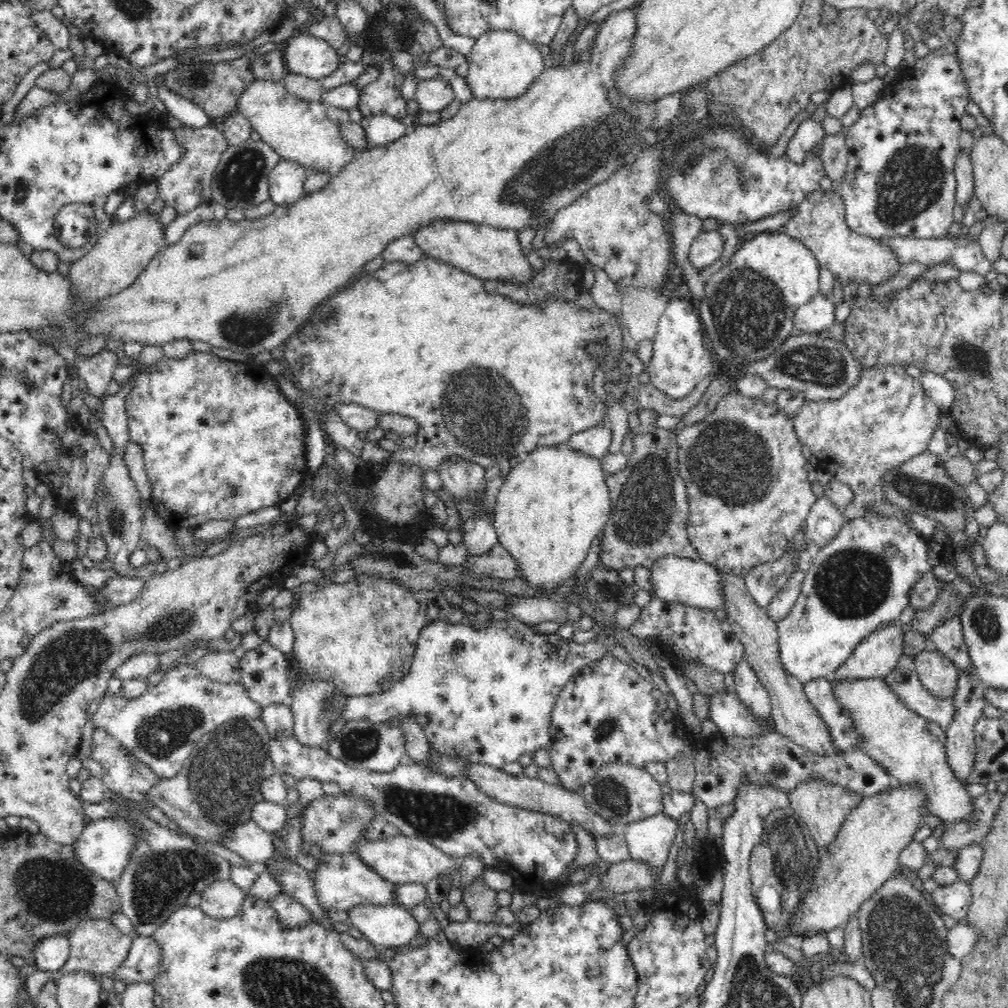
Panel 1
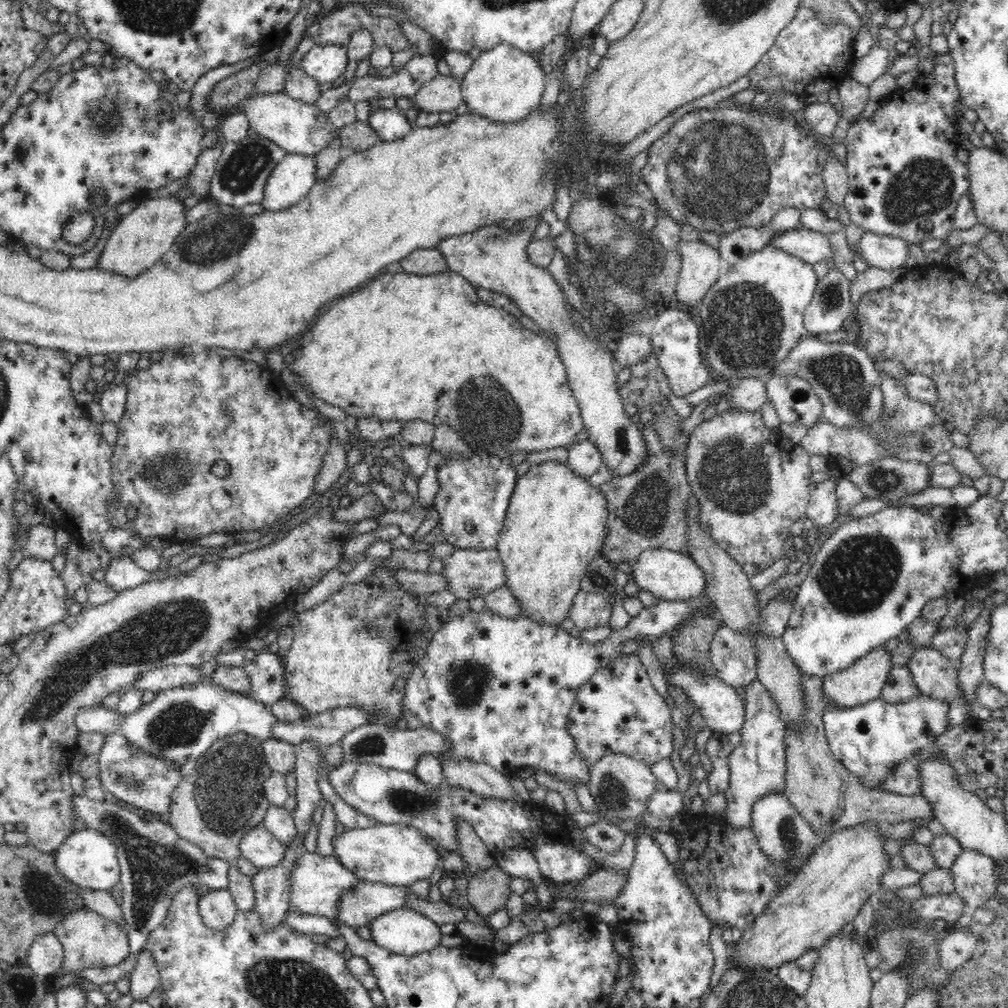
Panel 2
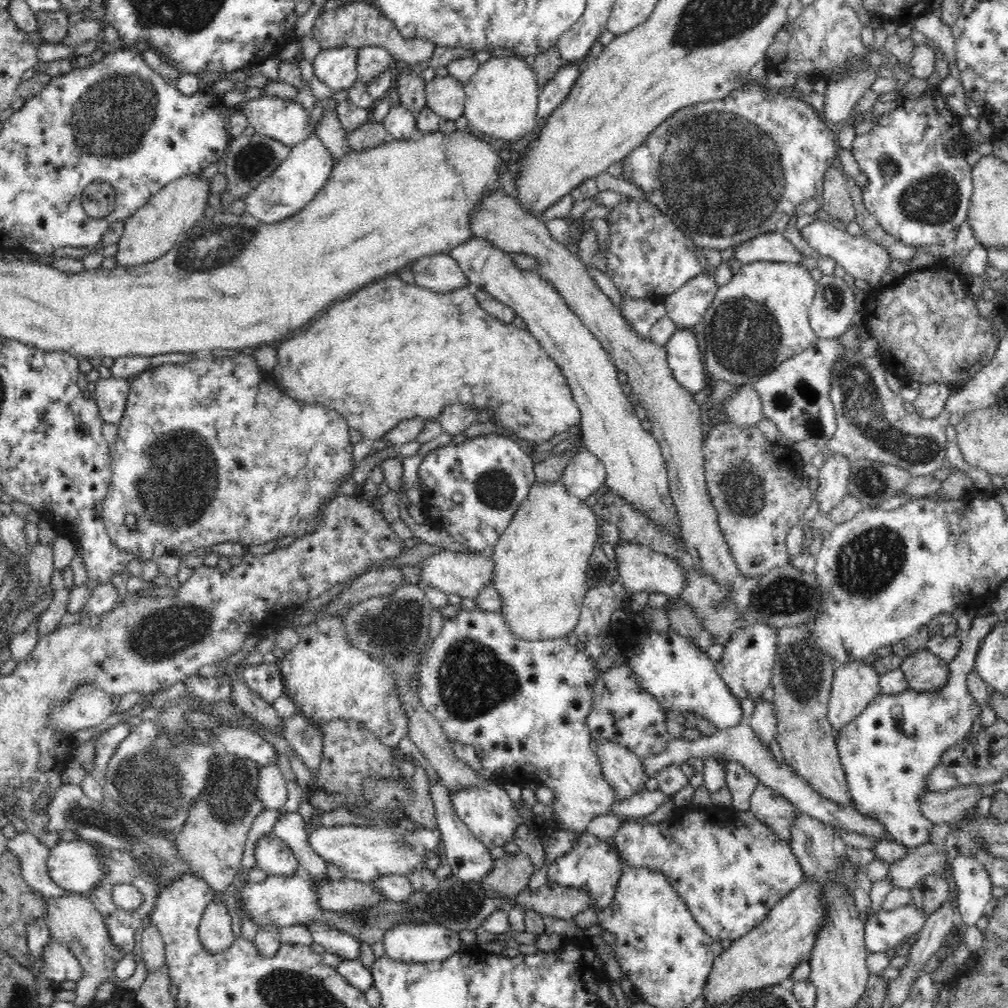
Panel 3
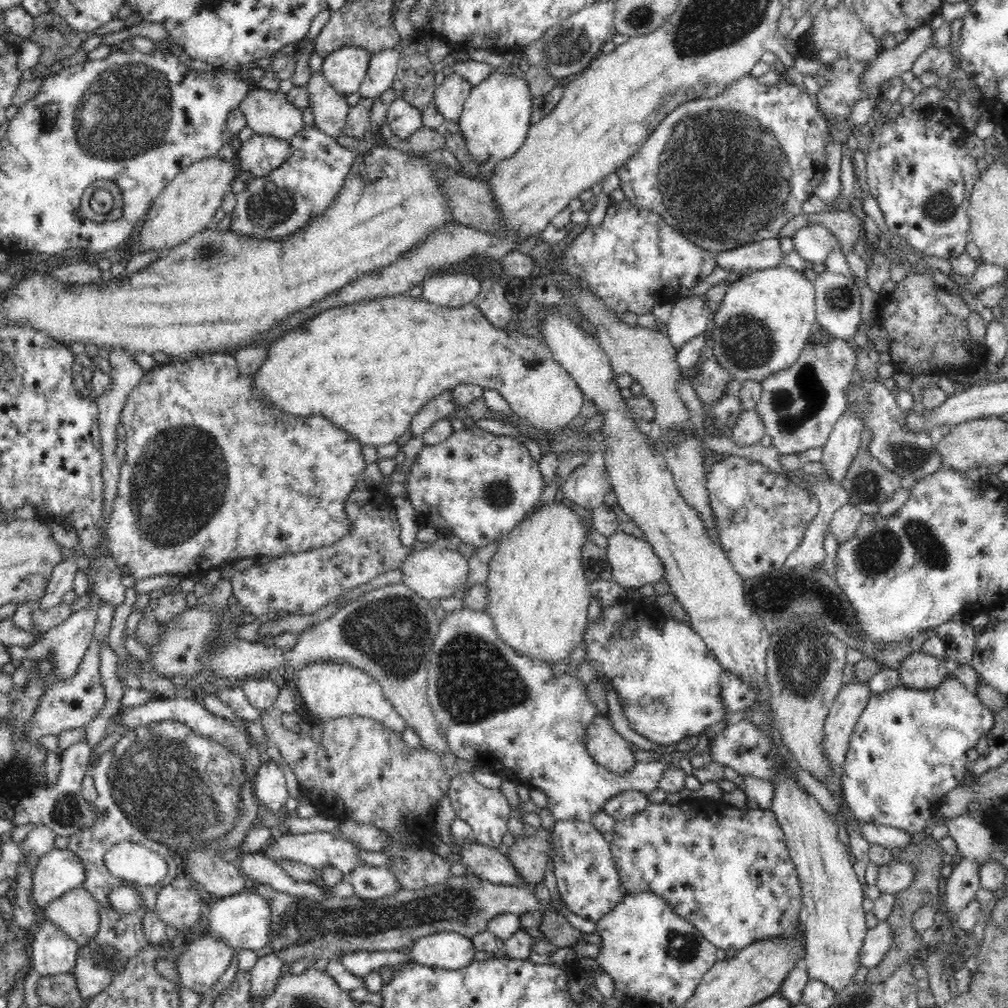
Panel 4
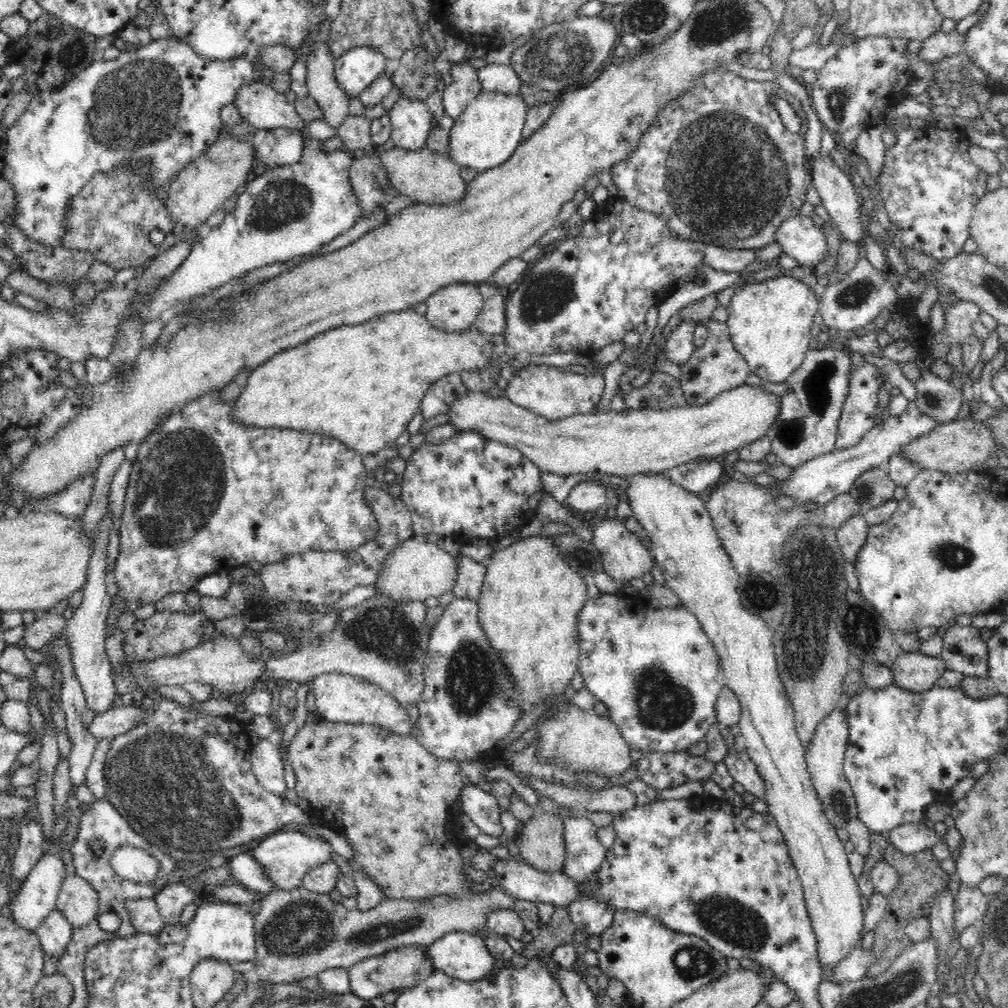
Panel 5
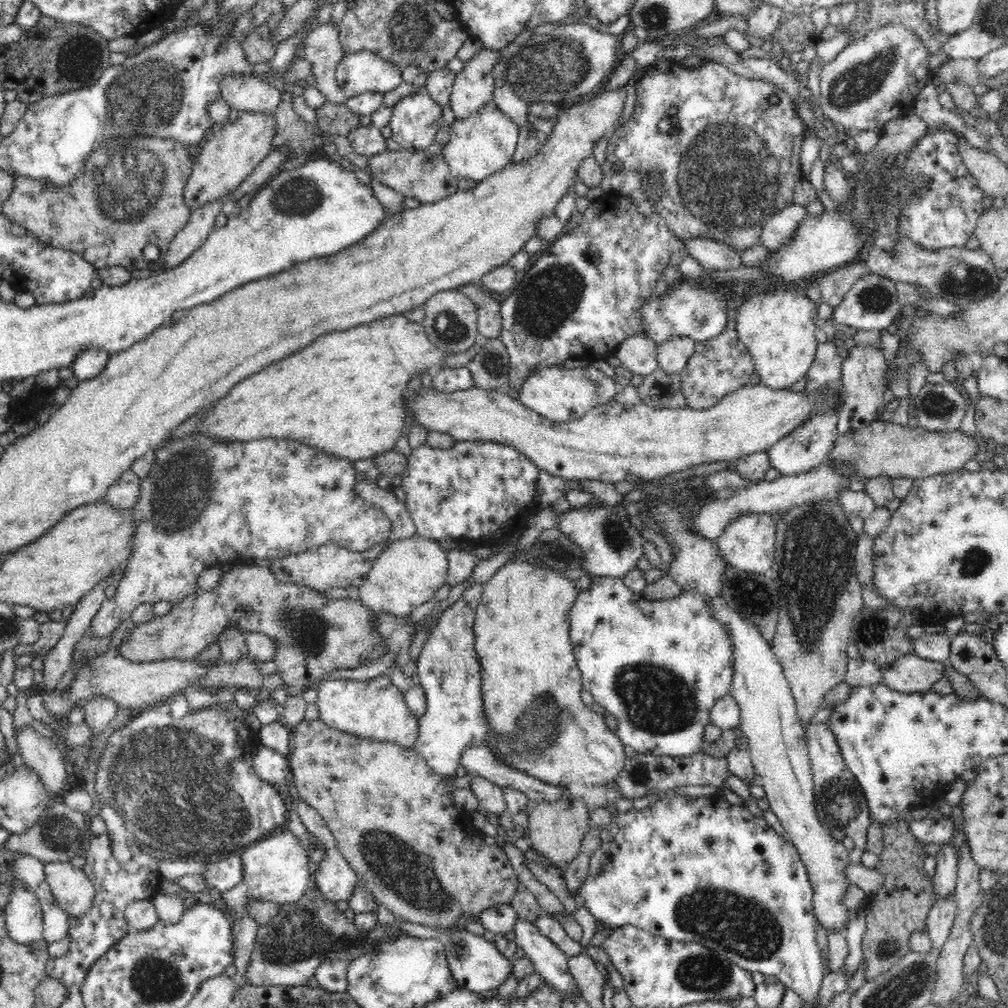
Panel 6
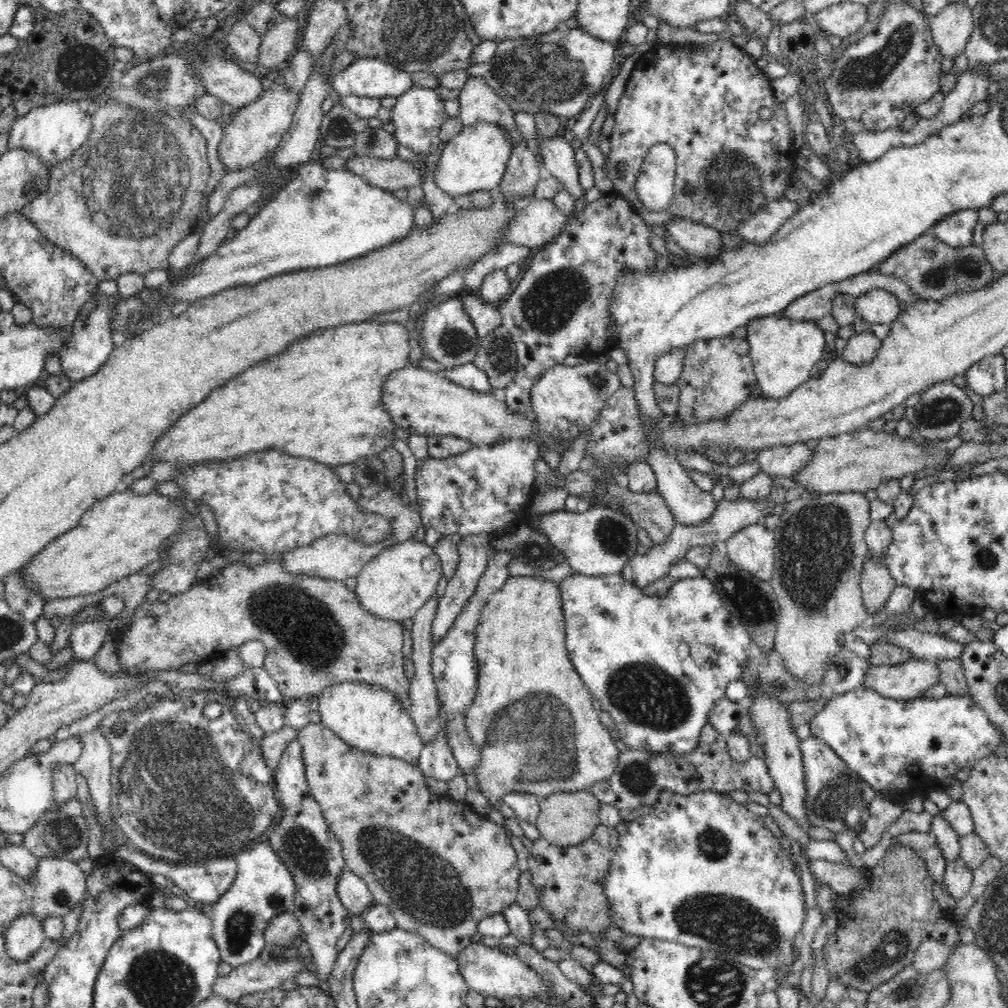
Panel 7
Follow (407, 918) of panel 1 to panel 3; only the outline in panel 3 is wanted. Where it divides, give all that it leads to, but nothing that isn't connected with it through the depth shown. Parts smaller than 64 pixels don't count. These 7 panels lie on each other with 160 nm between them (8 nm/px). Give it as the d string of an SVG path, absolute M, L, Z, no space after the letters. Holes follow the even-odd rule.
M400 923L383 936L387 955L395 961L445 961L460 950L458 933L438 923Z

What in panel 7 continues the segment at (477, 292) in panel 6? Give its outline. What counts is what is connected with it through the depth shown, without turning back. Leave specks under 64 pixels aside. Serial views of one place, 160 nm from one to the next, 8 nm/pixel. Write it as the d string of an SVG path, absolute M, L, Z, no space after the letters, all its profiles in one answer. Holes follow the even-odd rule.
M477 294L464 296L462 299L465 312L471 317L480 339L492 334L496 328L501 327L503 320L496 306L484 301Z

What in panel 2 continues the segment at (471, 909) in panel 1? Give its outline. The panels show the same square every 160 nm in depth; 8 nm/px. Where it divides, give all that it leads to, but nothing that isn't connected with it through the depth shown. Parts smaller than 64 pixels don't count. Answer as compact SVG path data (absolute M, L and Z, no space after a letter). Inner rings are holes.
M496 866L480 870L470 877L466 892L472 909L486 918L505 908L512 894L511 876Z

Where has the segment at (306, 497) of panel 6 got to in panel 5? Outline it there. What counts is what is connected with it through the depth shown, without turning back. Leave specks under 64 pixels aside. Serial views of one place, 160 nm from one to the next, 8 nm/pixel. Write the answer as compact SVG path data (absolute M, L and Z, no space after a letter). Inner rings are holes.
M210 389L206 394L189 400L185 405L176 407L174 412L160 422L160 426L150 433L140 444L137 457L132 462L128 486L126 487L123 513L119 526L119 551L113 574L118 585L118 597L126 601L122 612L133 612L146 603L158 602L171 592L194 590L196 583L206 574L223 571L229 573L251 561L264 565L283 562L289 557L306 551L346 551L359 547L373 539L377 533L377 520L372 509L365 503L363 492L367 472L362 463L363 455L344 445L340 439L320 433L305 432L286 428L261 428L245 426L233 418L232 402L220 399L220 389Z

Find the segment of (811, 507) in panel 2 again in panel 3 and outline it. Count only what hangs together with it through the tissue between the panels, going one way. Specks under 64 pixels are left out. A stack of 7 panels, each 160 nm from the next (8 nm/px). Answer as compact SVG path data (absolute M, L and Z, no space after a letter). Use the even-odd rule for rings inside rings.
M834 453L825 458L819 470L819 487L815 495L818 515L829 514L848 493L851 459L845 454Z

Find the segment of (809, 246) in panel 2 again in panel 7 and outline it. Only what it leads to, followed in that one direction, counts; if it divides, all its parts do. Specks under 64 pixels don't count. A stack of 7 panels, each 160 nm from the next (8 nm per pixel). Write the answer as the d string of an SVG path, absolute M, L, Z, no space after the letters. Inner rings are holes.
M674 218L665 228L676 244L696 260L710 260L724 247L721 233L701 222Z

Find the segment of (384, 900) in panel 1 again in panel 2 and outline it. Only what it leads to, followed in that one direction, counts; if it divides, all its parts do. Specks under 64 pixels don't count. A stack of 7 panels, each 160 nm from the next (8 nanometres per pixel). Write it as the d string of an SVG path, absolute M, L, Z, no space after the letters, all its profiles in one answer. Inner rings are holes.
M306 850L292 870L290 910L300 910L300 913L304 914L336 919L343 895L351 892L352 886L356 886L361 881L358 875L344 866L334 853L332 856L322 856Z

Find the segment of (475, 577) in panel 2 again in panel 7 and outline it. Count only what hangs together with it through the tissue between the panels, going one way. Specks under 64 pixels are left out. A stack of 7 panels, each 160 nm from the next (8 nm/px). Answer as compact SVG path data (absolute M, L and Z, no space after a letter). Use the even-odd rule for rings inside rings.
M410 539L384 549L368 562L358 573L355 593L370 614L401 623L430 600L442 577L443 567L436 551L426 541Z

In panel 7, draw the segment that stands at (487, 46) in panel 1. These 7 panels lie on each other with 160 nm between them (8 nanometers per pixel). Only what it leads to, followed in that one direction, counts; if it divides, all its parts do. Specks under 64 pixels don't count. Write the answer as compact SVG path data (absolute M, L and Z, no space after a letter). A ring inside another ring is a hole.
M482 121L470 126L464 125L462 130L450 139L450 142L442 146L434 174L435 182L440 190L447 192L453 198L460 194L478 192L478 190L492 192L498 189L504 178L512 149L512 141L508 139L508 131L504 127Z

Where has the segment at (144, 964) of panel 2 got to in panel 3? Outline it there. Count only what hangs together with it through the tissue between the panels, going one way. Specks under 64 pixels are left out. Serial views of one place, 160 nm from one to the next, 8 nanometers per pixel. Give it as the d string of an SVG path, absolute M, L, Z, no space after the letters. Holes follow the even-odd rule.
M147 922L139 933L139 953L148 974L160 970L165 964L165 944L162 935L151 922Z

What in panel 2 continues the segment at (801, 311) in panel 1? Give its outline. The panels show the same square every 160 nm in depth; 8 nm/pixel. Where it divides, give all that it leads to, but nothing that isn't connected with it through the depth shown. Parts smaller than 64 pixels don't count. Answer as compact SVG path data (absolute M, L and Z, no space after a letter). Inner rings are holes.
M832 268L828 270L828 273L824 275L822 279L817 283L817 290L810 302L810 305L806 308L804 314L804 327L810 332L812 335L818 335L821 332L836 332L840 331L843 322L850 316L850 314L856 314L852 311L852 303L851 303L851 293L850 293L850 282L845 278L844 274L841 272L836 272L836 268Z

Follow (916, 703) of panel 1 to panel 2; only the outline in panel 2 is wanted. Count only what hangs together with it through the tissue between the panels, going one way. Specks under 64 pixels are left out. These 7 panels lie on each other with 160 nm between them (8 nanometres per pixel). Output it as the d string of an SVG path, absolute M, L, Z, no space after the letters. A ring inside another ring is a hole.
M893 665L886 684L884 684L884 688L881 690L880 697L886 702L896 704L920 698L922 695L907 665Z

